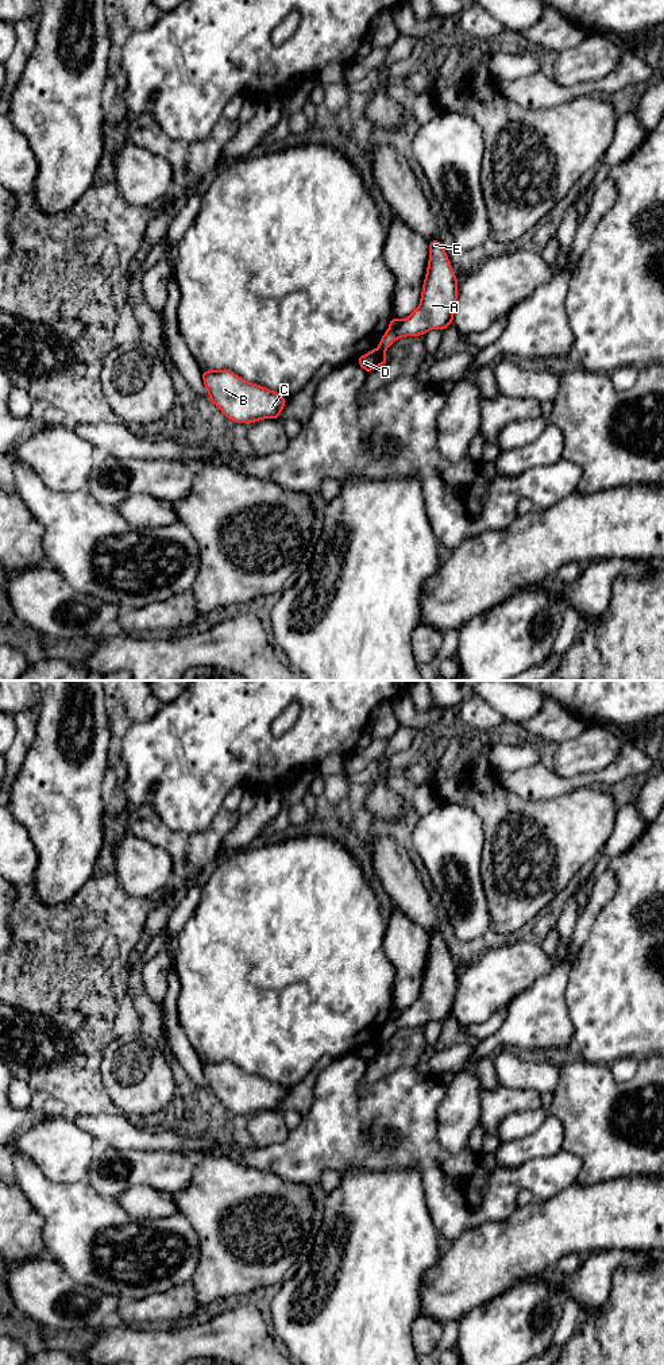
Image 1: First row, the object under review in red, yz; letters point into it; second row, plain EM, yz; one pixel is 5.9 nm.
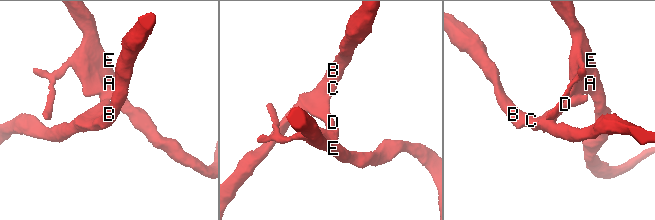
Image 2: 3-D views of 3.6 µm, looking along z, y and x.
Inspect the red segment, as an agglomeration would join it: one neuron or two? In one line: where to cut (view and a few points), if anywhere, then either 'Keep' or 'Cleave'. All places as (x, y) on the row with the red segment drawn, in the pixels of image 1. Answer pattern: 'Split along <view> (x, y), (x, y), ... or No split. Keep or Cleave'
Split along yz (402, 320), (397, 327), (389, 327). Cleave

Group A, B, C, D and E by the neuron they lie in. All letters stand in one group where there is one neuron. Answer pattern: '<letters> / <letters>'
A E / B C D

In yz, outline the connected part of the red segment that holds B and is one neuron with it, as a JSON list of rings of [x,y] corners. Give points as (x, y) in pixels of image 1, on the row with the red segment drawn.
[[[201,370],[208,398],[233,423],[252,424],[263,419],[281,419],[287,398],[278,392],[248,382],[236,373]]]

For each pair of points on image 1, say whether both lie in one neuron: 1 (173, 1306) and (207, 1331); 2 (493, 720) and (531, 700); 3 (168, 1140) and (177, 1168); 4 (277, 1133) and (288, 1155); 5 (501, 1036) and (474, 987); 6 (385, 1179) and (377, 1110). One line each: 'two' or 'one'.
1: two
2: two
3: two
4: two
5: two
6: two

